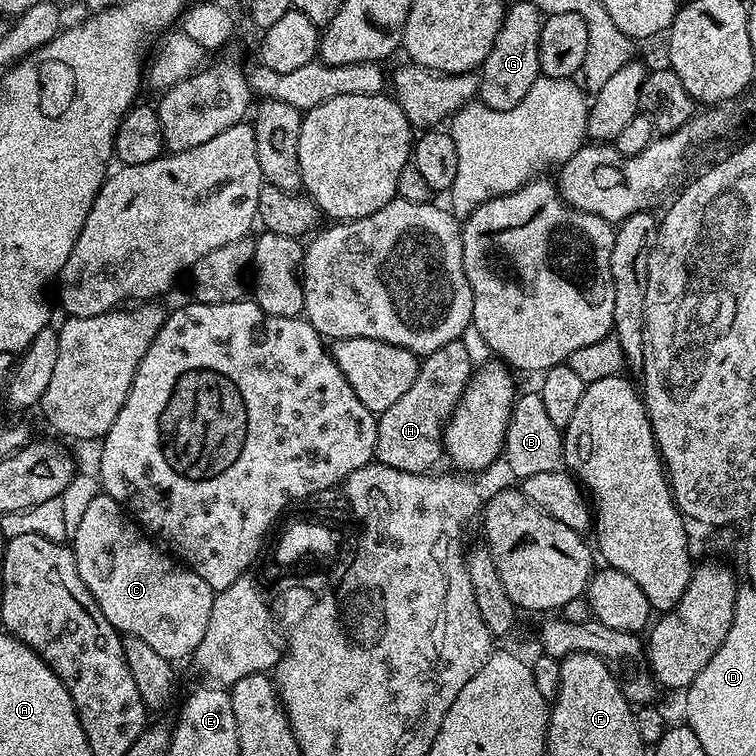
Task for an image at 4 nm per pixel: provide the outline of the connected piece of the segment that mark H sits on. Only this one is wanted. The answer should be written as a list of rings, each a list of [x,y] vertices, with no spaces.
[[[458,339],[427,353],[410,389],[390,409],[379,413],[375,438],[375,459],[379,463],[408,473],[427,473],[443,457],[443,428],[474,371],[472,356],[464,343]]]

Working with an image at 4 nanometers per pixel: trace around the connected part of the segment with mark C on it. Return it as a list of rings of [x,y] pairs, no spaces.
[[[101,494],[94,498],[94,502],[90,502],[78,530],[71,533],[70,547],[76,559],[78,574],[82,582],[86,582],[86,590],[90,590],[102,614],[106,614],[106,622],[110,622],[110,626],[114,626],[117,632],[142,638],[146,646],[158,650],[162,658],[173,662],[184,660],[187,656],[189,659],[195,653],[198,642],[202,642],[202,634],[206,634],[206,622],[210,622],[214,590],[202,582],[198,574],[157,547],[120,504],[114,502],[114,498]]]

